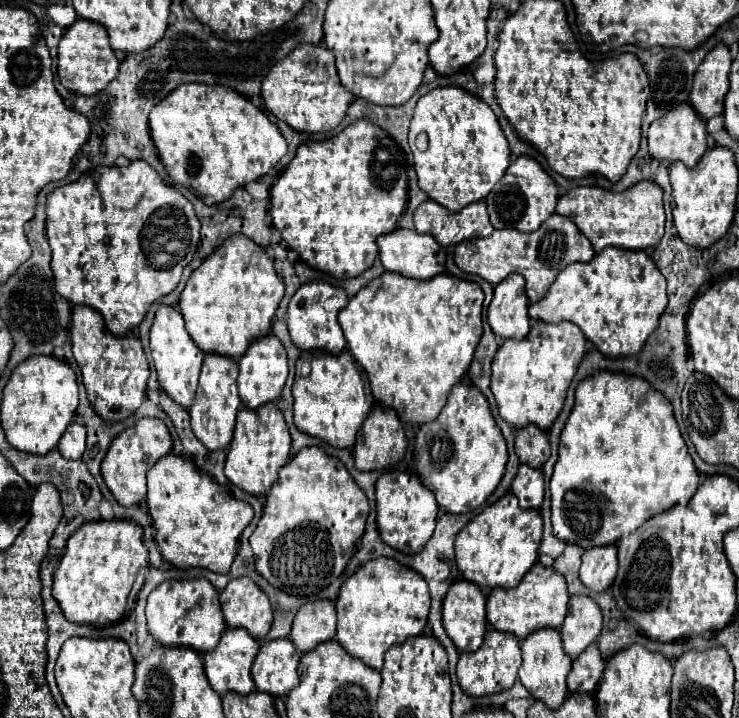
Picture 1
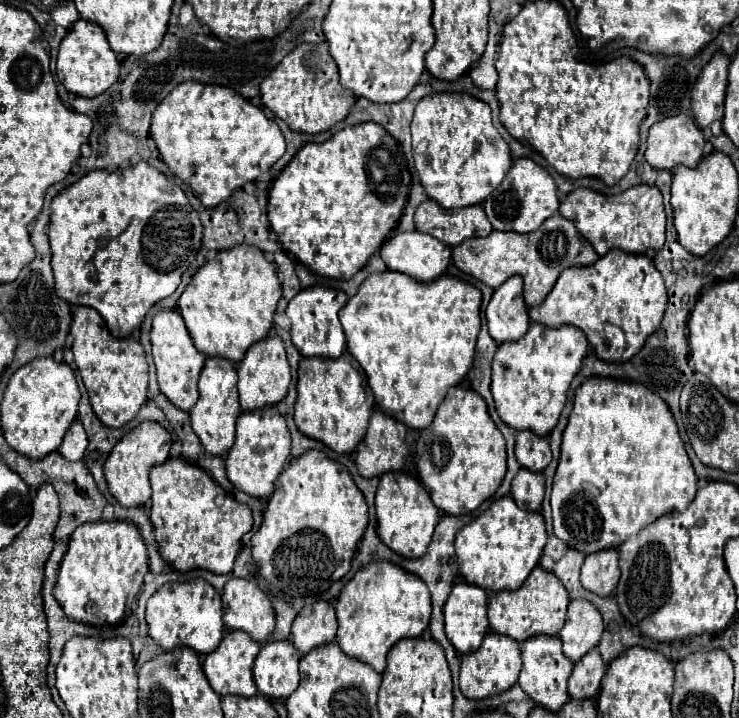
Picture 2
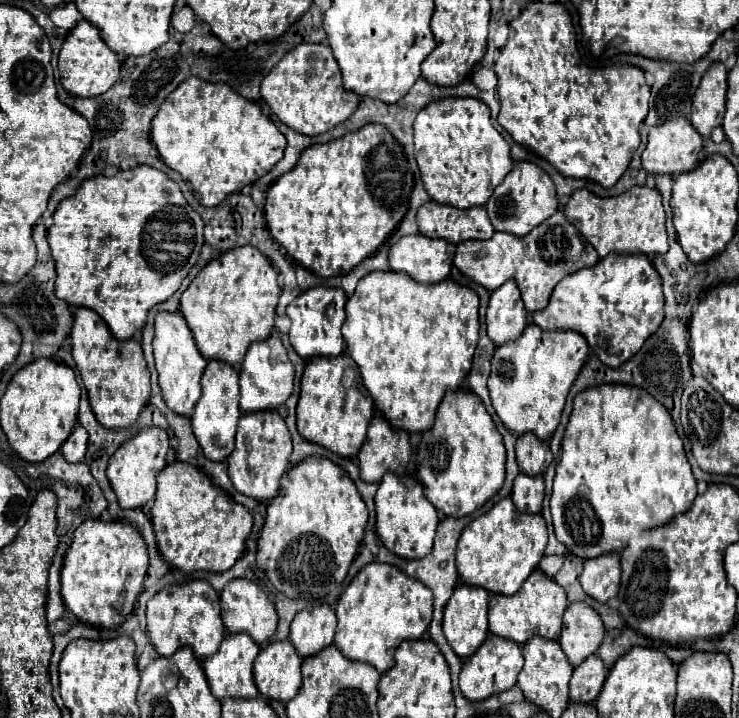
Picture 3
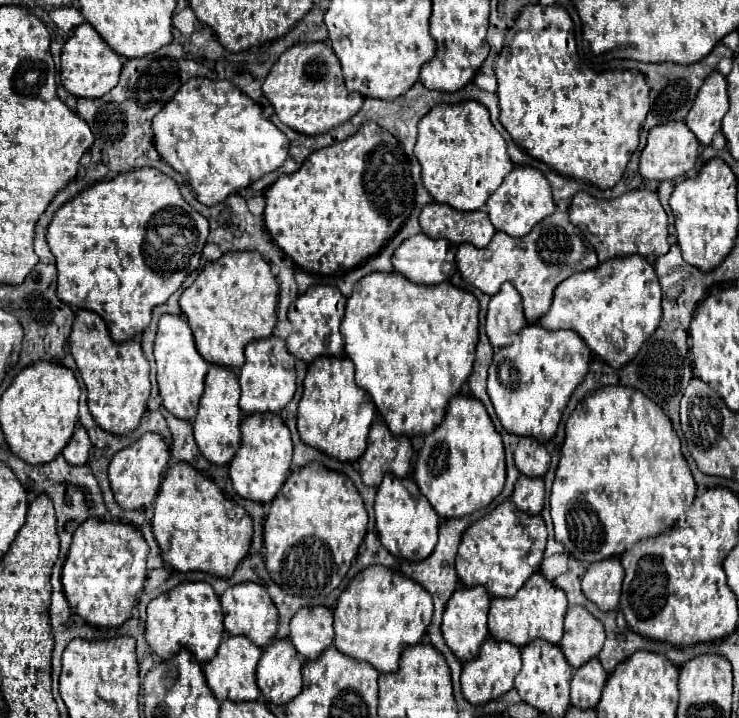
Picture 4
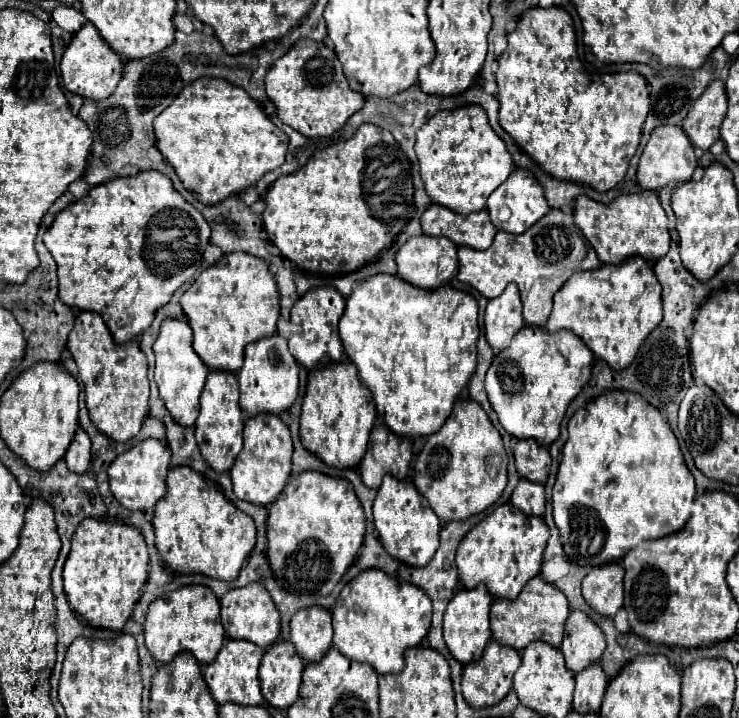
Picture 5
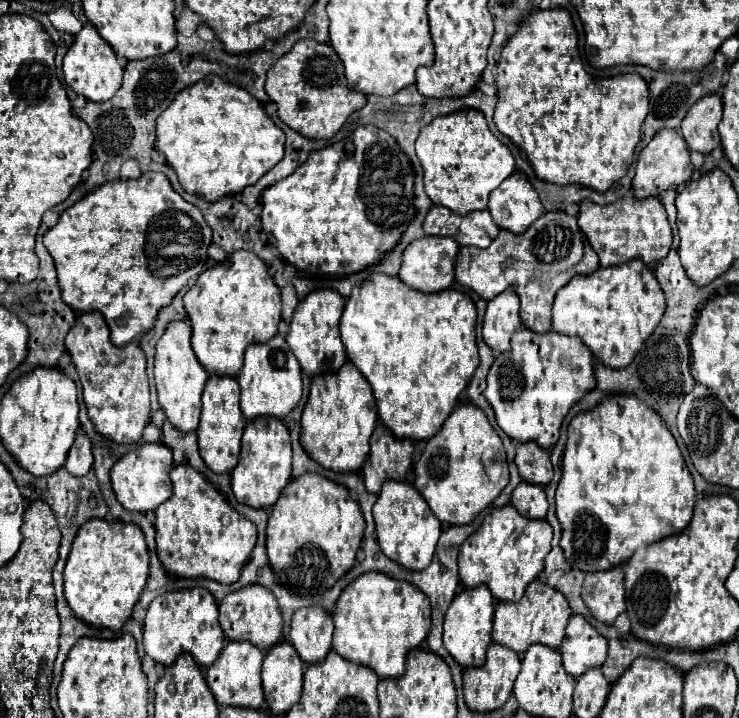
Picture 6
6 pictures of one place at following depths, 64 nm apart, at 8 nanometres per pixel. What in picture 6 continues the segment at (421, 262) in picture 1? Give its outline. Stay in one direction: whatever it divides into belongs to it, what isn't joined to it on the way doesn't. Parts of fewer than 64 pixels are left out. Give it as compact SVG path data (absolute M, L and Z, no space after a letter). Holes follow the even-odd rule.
M424 236L408 244L402 256L398 278L420 292L440 292L450 288L454 274L440 274L438 262L442 256L456 260L458 244L450 238Z

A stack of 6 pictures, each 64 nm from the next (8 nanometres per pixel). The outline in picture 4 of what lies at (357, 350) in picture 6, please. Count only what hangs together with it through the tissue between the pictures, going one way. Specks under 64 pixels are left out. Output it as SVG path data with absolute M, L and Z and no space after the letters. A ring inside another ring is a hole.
M372 272L356 282L346 302L346 316L340 324L340 332L344 338L344 352L356 364L356 384L372 396L390 432L404 436L426 434L442 422L450 396L460 392L460 386L472 372L478 344L478 300L474 294L450 282L422 286L406 280L400 272Z

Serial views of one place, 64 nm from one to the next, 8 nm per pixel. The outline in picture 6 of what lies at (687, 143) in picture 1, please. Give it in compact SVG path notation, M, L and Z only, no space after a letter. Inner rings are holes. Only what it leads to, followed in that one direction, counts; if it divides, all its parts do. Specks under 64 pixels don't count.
M662 128L654 134L654 138L648 142L648 146L640 152L638 164L636 164L636 176L632 180L636 198L646 196L658 196L660 192L668 190L670 186L682 186L692 178L694 166L690 162L690 150L686 146L686 140L672 128Z

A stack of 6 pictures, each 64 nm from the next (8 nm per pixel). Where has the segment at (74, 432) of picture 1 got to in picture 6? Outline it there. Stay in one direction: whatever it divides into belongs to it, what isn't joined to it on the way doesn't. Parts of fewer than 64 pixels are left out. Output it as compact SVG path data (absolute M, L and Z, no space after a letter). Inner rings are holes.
M84 430L78 432L64 466L74 476L84 476L92 468L92 442Z

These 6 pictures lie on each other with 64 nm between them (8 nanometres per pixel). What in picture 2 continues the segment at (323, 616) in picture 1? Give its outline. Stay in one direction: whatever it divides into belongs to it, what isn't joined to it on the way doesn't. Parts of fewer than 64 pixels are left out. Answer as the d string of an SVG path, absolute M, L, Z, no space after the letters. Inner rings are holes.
M318 600L306 604L292 624L290 640L298 652L306 654L316 646L332 642L336 636L336 612L330 602Z

